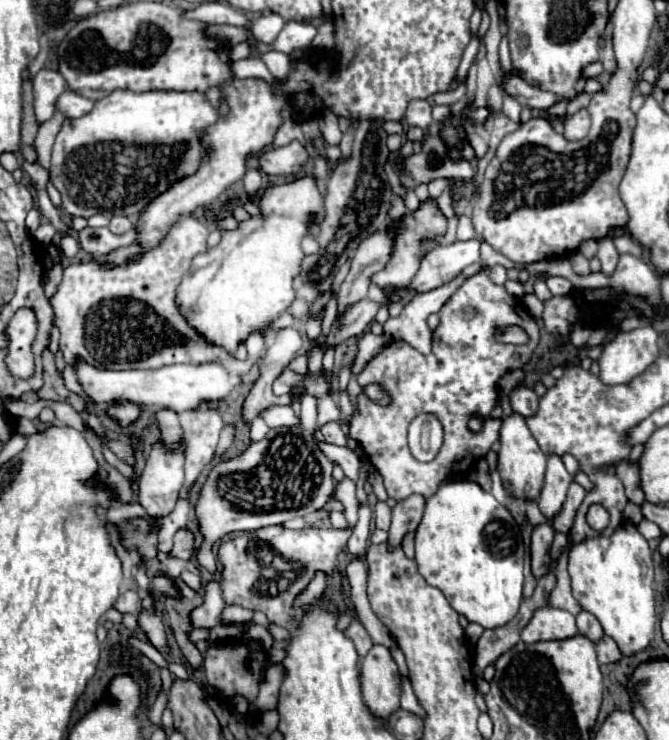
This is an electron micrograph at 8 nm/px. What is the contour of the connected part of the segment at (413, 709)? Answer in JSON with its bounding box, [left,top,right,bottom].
[400,677,424,717]

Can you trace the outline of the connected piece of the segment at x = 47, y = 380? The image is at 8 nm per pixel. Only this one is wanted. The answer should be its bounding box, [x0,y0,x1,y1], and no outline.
[38,349,86,411]

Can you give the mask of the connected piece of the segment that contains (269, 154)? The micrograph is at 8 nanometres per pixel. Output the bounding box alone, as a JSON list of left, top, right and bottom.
[260,140,310,177]

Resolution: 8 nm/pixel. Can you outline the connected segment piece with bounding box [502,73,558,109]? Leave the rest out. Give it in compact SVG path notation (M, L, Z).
M504 73L502 77L502 89L504 93L512 95L520 105L530 107L530 109L548 109L552 103L558 101L558 95L548 93L544 89L538 89L534 85L528 85L522 77L514 73Z

